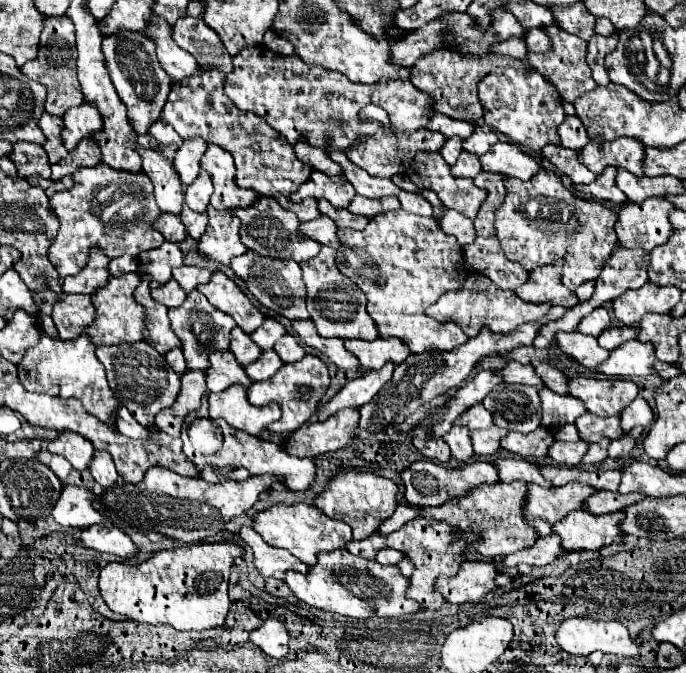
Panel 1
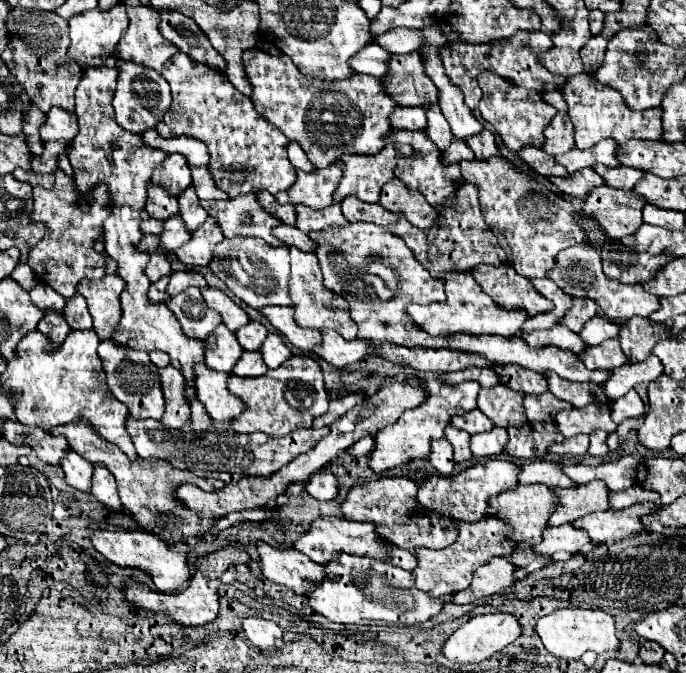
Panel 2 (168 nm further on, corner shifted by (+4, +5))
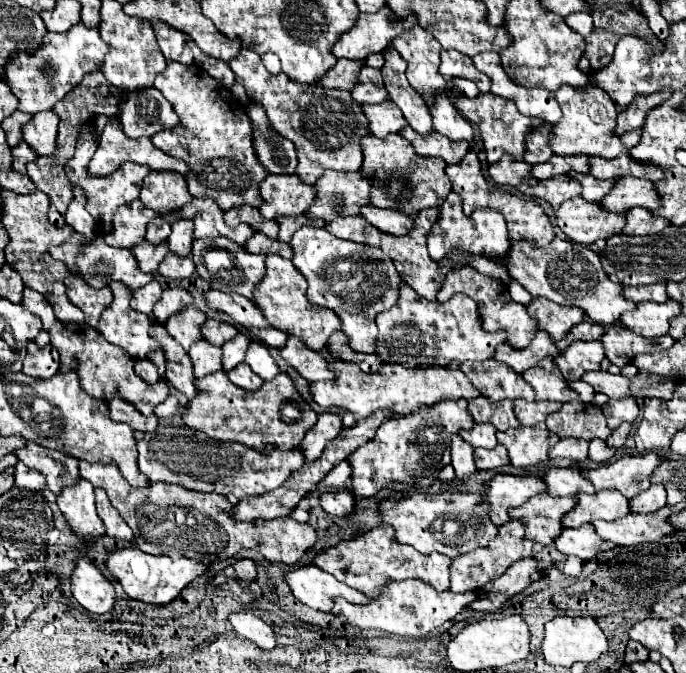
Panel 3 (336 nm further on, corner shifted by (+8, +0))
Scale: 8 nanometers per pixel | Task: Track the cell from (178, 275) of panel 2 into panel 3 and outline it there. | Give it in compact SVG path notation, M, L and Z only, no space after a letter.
M167 288L163 290L161 300L153 308L153 316L159 324L165 324L173 314L183 312L193 302L193 296L183 288Z

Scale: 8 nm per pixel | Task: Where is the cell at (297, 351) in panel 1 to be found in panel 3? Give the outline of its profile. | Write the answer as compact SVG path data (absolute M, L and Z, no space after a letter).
M251 342L249 348L247 348L247 354L245 354L245 364L257 374L261 376L263 380L271 380L279 374L279 368L275 364L275 360L271 358L269 350L265 344L259 344L259 342Z

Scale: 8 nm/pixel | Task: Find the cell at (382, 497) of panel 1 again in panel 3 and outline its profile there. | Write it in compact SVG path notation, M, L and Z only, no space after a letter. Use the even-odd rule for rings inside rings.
M391 492L393 498L381 502L381 516L385 526L393 526L397 530L397 540L401 544L413 546L421 554L439 552L449 558L461 556L475 548L487 546L489 540L497 536L497 526L489 518L489 504L483 500L481 494L461 494L461 492L443 492L443 494L415 494L415 496L401 496ZM447 520L457 520L457 534L447 538L443 534L443 526Z

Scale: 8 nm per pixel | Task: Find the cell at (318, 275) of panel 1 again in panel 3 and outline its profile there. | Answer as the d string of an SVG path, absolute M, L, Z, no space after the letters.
M281 256L265 258L265 276L253 290L253 304L263 312L263 316L267 318L267 322L273 328L277 328L289 336L301 338L307 348L319 352L319 350L323 350L327 336L331 336L331 332L339 330L339 318L327 308L307 304L305 294L307 294L307 280L303 280L301 272L295 272L291 260L285 260Z

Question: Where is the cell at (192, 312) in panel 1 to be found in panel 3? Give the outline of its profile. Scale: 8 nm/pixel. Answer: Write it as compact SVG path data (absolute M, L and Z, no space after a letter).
M189 306L185 312L181 312L181 316L171 316L171 320L167 320L165 328L187 350L193 342L197 342L201 338L203 320L207 320L205 314L199 312L195 306Z

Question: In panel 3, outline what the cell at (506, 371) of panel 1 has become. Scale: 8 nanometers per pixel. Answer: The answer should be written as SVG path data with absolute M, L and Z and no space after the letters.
M333 362L329 370L335 372L335 380L329 382L313 382L309 386L309 394L315 404L323 408L337 406L345 412L351 412L355 422L369 418L379 408L391 408L393 416L407 416L409 412L417 412L421 406L431 406L445 398L477 398L473 384L461 370L453 368L403 368L399 364L387 364L377 372L361 372L353 364Z

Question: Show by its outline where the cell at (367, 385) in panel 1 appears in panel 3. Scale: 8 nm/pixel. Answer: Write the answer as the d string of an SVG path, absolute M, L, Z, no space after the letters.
M321 414L317 424L305 434L305 438L301 440L301 444L297 446L303 452L305 462L313 462L321 456L321 452L325 450L325 446L337 438L341 432L341 420L335 414Z

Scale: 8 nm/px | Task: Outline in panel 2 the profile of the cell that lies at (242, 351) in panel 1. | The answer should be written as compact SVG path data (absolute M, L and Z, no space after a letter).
M223 323L215 329L215 333L205 343L207 343L205 347L207 367L217 371L231 371L243 353L243 347L239 345L235 333L223 327Z

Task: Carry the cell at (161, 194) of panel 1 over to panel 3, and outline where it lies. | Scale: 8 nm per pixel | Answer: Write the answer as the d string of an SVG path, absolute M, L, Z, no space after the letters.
M157 216L157 218L151 220L151 224L147 226L147 236L145 236L145 240L147 240L149 244L157 246L157 244L165 242L165 240L169 238L169 234L171 234L171 224L169 224L167 220L163 220L161 216Z

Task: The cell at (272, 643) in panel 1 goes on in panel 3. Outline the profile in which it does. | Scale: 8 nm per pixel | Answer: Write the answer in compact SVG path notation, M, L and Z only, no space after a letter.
M235 612L229 616L229 622L241 638L251 640L261 650L273 650L275 648L275 632L259 616L255 616L251 612Z

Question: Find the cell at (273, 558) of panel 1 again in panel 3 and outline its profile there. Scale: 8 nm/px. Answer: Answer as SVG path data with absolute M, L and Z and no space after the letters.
M305 566L287 572L287 582L299 602L321 612L331 612L335 598L345 598L353 604L369 602L367 596L363 596L363 592L345 586L335 576L323 572L317 566Z

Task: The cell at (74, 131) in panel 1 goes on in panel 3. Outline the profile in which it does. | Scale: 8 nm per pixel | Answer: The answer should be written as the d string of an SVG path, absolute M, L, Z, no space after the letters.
M39 112L27 124L21 126L23 140L37 156L51 156L55 152L59 116L55 112Z

